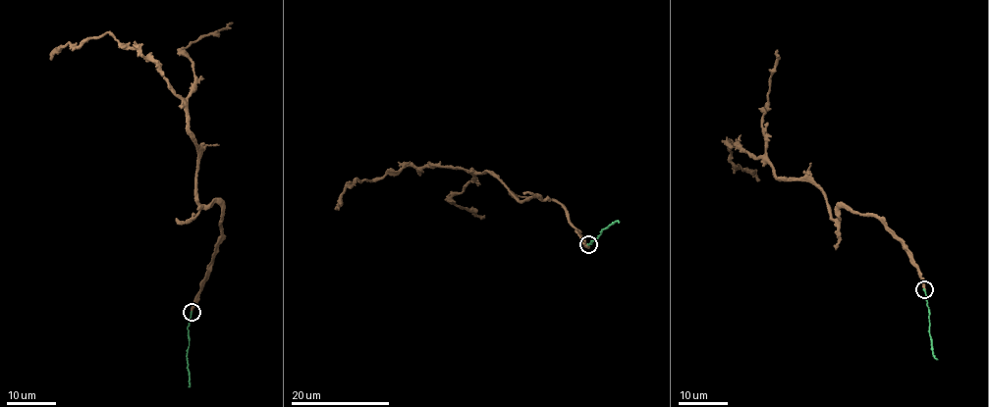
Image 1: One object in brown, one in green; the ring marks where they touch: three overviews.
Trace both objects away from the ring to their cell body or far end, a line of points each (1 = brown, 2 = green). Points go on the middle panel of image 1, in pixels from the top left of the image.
1: (587, 244), (565, 207), (534, 196), (522, 203), (487, 171), (405, 166), (353, 182), (338, 208)
2: (587, 244), (604, 228), (616, 220), (618, 223)

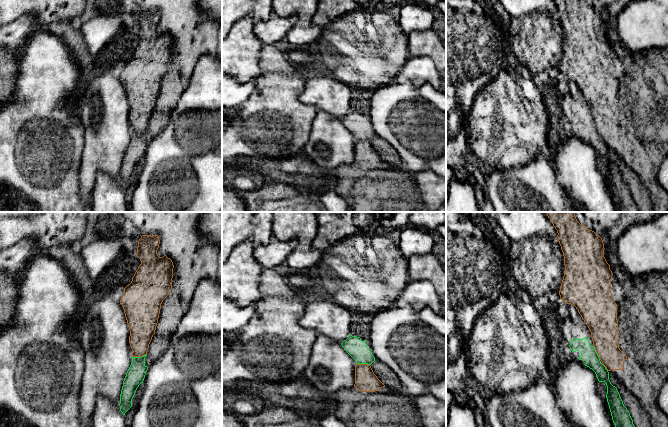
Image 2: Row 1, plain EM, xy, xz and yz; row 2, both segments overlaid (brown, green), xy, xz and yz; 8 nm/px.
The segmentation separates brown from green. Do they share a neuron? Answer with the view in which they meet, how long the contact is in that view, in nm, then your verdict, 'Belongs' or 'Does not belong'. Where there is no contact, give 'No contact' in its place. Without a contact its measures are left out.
Touches brown in xy. Shared border 120 nm. Does not belong

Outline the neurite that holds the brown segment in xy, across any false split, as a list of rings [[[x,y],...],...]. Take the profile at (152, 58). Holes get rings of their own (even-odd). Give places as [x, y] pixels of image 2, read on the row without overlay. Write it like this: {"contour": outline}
{"contour": [[[142,11],[136,32],[141,40],[132,57],[124,64],[120,76],[130,106],[129,119],[133,133],[147,130],[155,110],[161,80],[172,65],[173,38],[166,31],[159,33],[158,11]]]}

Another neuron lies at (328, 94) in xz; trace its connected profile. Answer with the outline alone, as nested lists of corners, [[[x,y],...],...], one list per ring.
[[[316,77],[305,80],[299,99],[341,120],[350,111],[352,92],[352,87],[335,78]]]

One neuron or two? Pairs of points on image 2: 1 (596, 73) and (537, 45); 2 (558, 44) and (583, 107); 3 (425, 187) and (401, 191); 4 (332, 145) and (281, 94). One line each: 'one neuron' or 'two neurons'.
1: two neurons
2: one neuron
3: two neurons
4: two neurons

